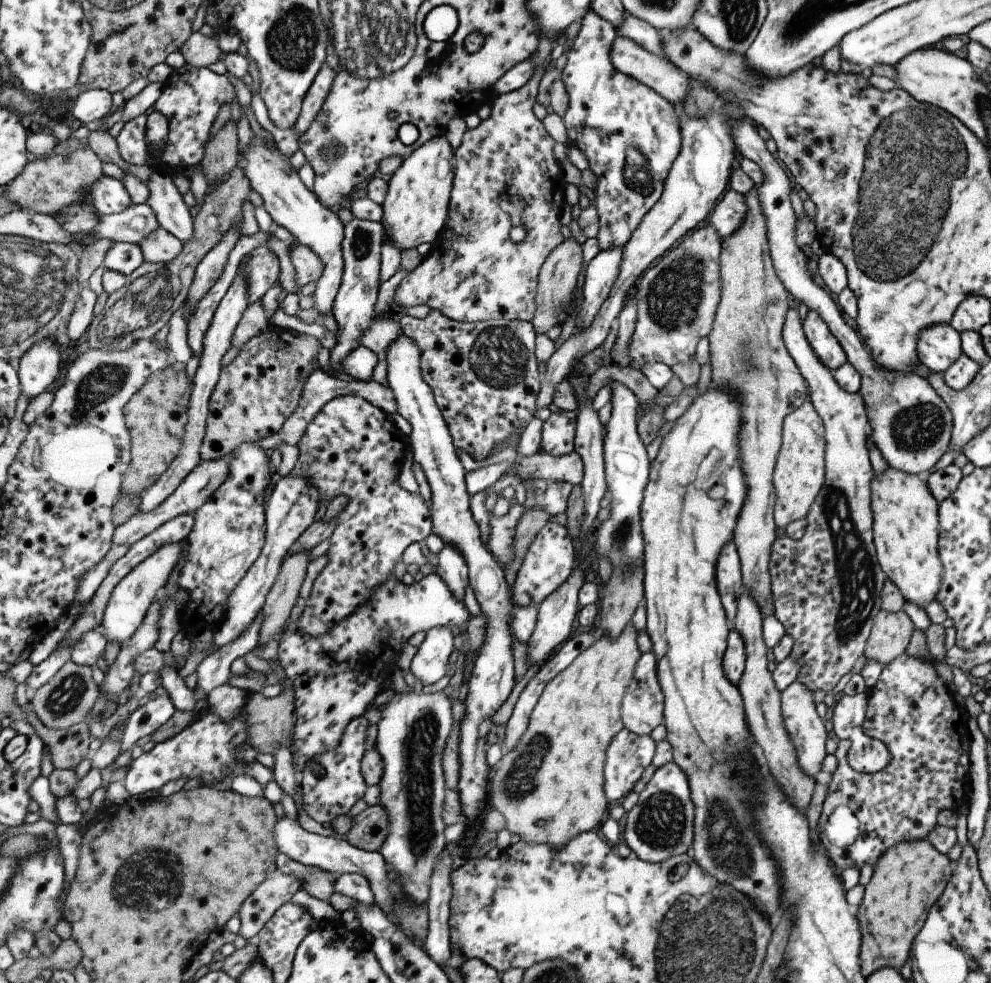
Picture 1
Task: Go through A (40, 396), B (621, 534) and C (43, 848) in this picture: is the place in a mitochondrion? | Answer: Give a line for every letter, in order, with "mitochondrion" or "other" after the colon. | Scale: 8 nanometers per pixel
A: other
B: mitochondrion
C: other

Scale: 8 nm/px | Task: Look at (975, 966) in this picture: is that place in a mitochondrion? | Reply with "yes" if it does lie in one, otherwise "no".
no

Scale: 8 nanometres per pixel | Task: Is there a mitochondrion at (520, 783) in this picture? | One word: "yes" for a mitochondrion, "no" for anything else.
yes

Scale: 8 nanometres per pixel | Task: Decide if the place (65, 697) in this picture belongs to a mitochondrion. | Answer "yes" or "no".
yes

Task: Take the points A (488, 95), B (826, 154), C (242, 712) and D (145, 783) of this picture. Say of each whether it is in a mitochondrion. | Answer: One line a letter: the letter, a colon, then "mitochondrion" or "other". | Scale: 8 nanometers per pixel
A: other
B: other
C: other
D: other

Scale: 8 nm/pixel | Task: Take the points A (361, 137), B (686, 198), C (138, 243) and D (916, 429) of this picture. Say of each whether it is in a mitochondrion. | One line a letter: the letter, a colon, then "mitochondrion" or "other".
A: other
B: other
C: other
D: mitochondrion

